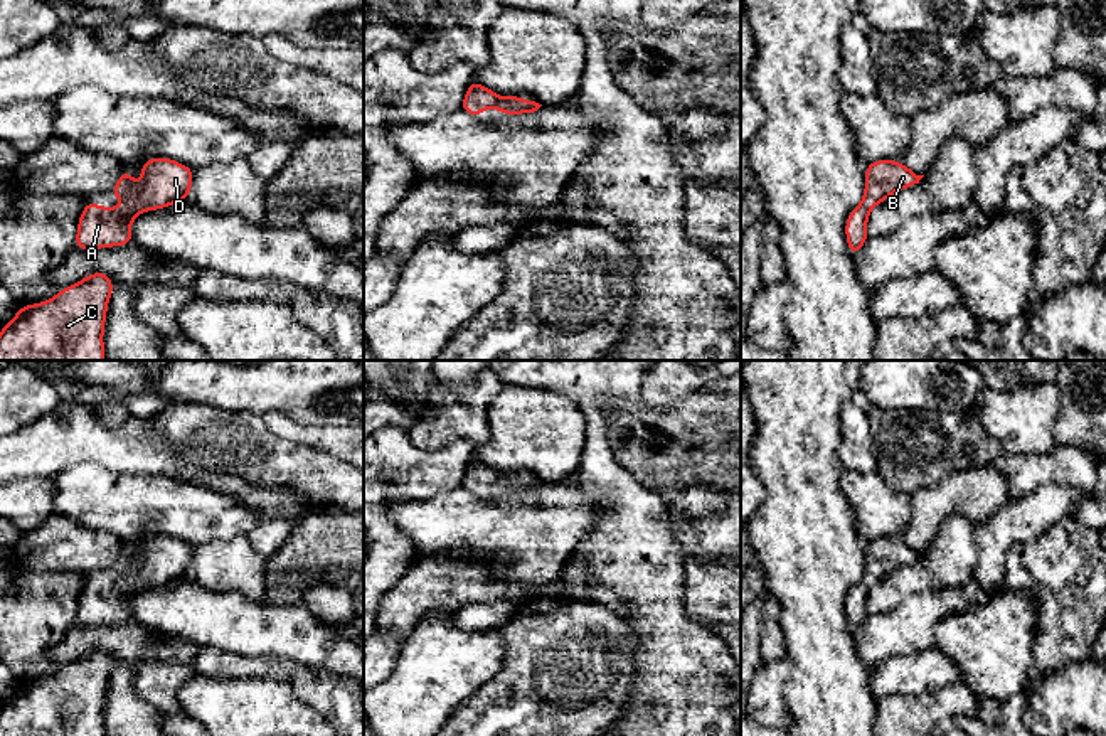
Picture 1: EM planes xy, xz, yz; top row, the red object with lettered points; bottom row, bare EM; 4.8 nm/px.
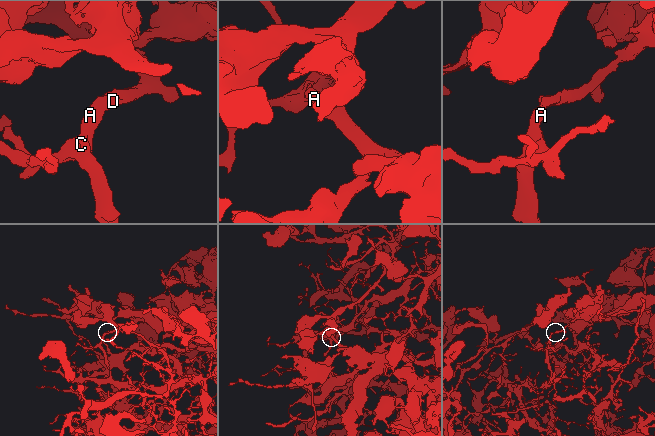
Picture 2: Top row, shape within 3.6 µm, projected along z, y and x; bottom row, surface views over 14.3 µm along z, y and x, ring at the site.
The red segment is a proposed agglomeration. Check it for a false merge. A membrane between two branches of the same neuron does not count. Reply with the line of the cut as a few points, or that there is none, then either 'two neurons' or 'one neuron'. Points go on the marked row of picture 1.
cut none; one neuron

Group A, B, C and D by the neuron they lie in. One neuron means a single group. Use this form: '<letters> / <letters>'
A B C D

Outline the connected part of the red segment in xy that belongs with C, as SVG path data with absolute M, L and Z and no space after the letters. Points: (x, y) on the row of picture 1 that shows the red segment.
M93 273L52 300L20 307L0 332L0 360L104 360L103 330L113 281Z

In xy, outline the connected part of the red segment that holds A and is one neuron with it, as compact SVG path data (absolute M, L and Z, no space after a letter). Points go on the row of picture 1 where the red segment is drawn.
M150 158L141 167L143 182L133 185L133 173L123 170L118 184L109 190L125 207L106 209L86 202L77 224L74 246L99 249L125 246L133 241L131 221L143 211L155 211L189 199L194 170L170 158Z

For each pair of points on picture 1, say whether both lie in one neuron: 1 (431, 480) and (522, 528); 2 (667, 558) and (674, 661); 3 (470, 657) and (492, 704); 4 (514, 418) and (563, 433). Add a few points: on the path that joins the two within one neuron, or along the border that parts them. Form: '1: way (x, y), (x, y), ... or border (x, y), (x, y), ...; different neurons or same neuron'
1: border (460, 485), (411, 502); different neurons
2: way (667, 583), (667, 635); same neuron
3: border (502, 649), (500, 669), (453, 709); different neurons
4: way (526, 425), (532, 432), (551, 433); same neuron

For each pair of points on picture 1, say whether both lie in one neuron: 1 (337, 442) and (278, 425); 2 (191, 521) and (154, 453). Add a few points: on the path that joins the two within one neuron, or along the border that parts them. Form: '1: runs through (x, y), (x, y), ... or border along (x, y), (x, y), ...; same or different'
1: runs through (322, 438), (293, 432); same
2: border along (125, 474), (169, 474), (202, 485); different

